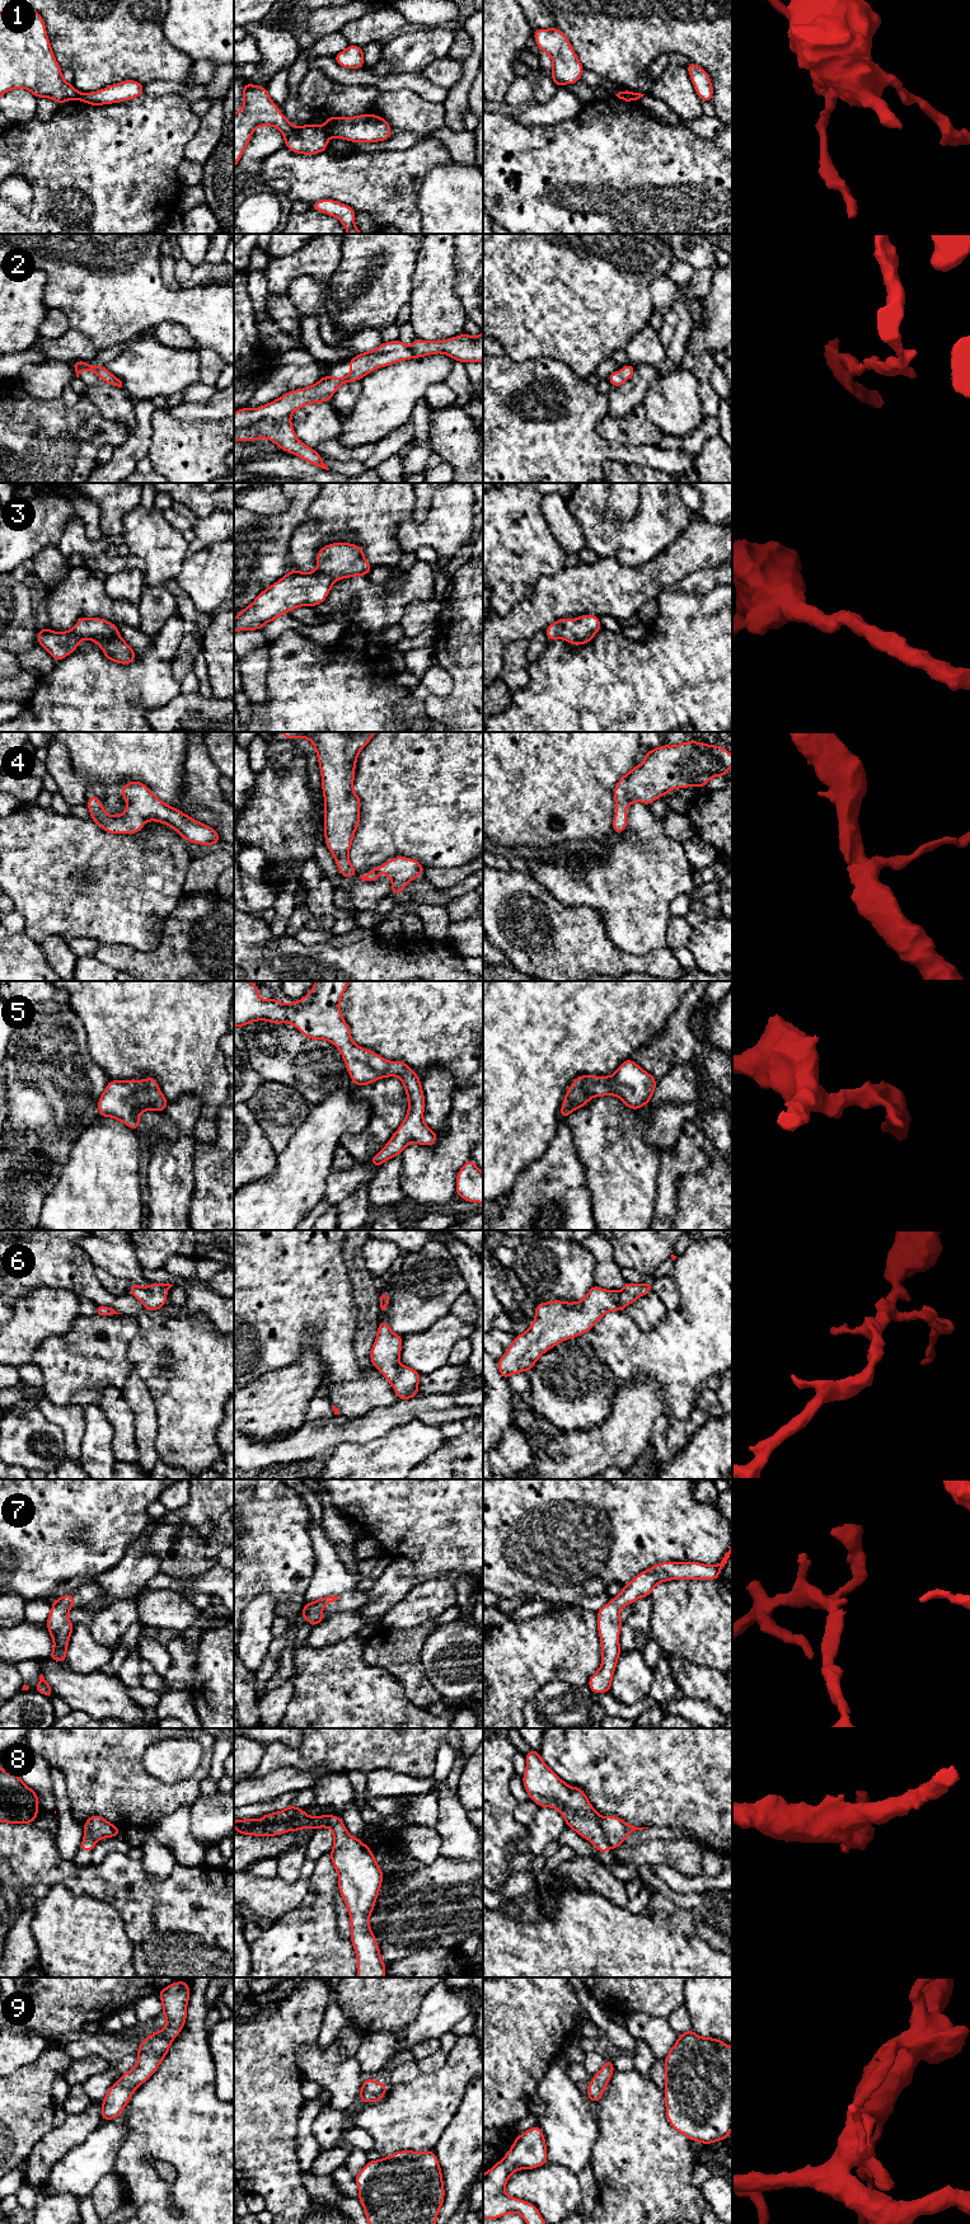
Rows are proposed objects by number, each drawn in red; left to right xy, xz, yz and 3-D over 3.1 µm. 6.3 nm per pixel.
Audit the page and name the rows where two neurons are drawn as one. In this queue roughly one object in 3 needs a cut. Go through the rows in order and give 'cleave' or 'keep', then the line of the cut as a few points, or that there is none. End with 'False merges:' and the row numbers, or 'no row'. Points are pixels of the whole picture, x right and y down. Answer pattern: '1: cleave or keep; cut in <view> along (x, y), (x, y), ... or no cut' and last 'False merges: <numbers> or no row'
1: cleave; cut in xz along (321, 127), (328, 136)
2: keep; no cut
3: keep; no cut
4: keep; no cut
5: keep; no cut
6: keep; no cut
7: keep; no cut
8: keep; no cut
9: keep; no cut
False merges: 1

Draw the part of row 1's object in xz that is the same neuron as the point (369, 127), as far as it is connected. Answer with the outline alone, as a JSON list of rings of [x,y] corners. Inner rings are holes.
[[[371,113],[356,117],[327,117],[322,128],[328,137],[338,137],[351,142],[386,141],[392,136],[388,121]]]

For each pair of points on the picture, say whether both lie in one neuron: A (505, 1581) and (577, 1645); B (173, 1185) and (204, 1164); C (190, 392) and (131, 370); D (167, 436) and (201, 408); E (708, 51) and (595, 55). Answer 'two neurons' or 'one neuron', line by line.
A: two neurons
B: two neurons
C: two neurons
D: two neurons
E: one neuron

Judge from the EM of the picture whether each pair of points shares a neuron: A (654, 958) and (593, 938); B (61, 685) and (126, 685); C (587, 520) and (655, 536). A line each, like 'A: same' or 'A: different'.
A: same
B: same
C: same

